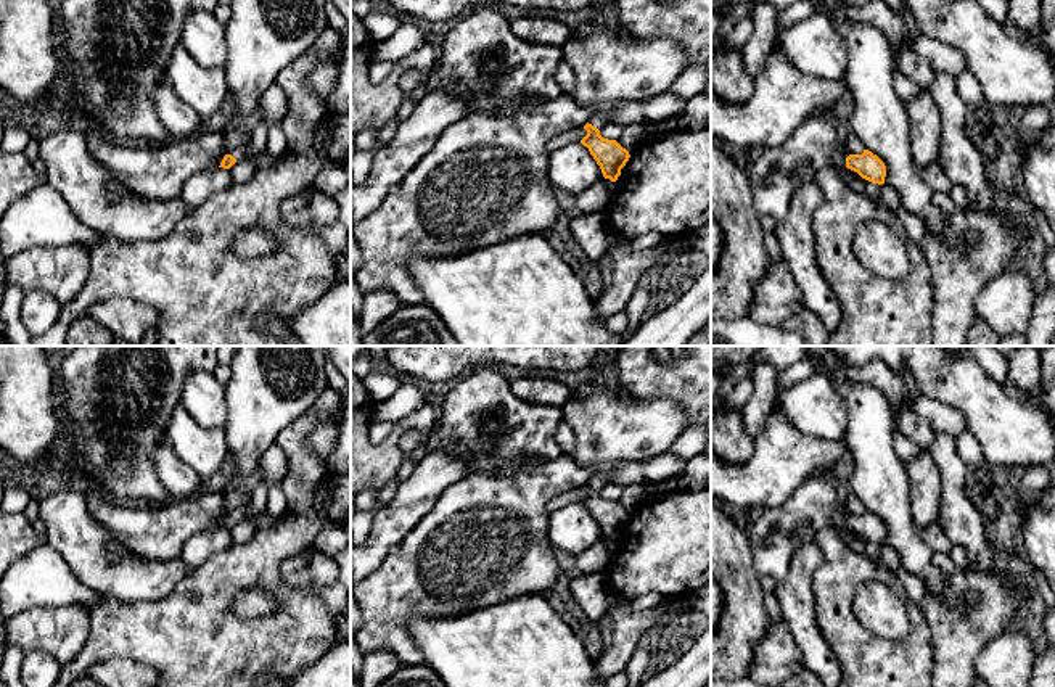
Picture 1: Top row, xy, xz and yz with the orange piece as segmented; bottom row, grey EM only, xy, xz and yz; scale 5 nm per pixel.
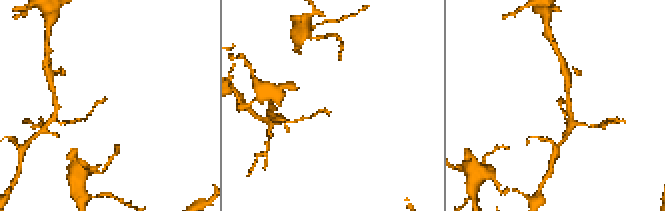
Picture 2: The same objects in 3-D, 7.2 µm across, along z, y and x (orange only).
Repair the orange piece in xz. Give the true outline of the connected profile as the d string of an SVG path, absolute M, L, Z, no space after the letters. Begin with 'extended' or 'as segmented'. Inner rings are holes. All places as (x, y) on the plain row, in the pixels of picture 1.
extended; M595 475L584 486L587 496L581 500L581 504L589 508L590 515L600 526L603 537L616 542L630 515L616 500L608 500L600 496L598 489L608 481L610 478L606 475Z

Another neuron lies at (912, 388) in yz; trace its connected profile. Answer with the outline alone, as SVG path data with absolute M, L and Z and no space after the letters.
M905 375L905 376L902 376L902 378L904 378L904 385L905 385L905 391L907 391L907 393L905 393L905 399L901 401L901 402L897 404L897 407L899 407L901 410L904 410L904 412L915 412L915 409L913 409L913 401L915 401L917 397L922 397L923 394L922 394L917 381L915 381L912 376Z

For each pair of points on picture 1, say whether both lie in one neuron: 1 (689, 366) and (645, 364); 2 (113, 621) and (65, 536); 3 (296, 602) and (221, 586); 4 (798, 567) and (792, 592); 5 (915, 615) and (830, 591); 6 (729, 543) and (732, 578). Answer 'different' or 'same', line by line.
1: same
2: different
3: same
4: same
5: same
6: same

